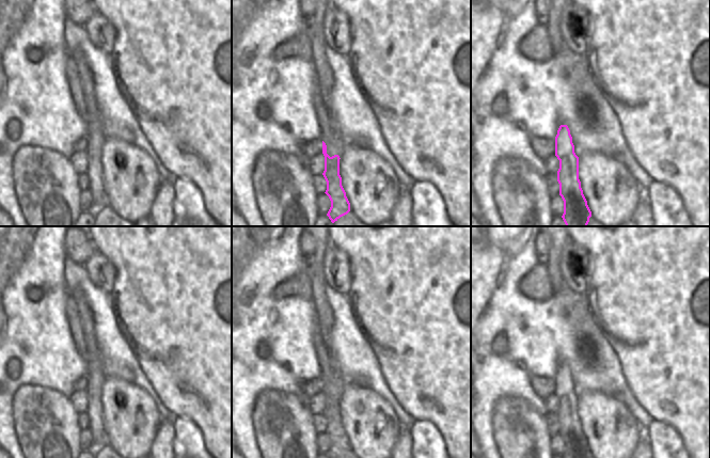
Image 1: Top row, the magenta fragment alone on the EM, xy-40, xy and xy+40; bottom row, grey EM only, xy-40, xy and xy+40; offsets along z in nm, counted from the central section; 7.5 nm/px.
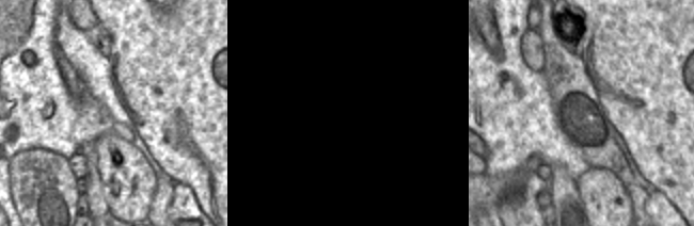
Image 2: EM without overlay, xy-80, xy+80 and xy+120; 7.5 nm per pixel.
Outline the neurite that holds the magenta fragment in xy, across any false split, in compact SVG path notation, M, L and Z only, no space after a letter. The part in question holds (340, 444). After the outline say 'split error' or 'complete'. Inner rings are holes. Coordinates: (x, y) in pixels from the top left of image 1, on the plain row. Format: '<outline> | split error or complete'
M318 327L314 331L314 346L324 379L325 410L322 414L327 421L325 432L331 440L331 446L327 455L329 458L340 458L350 451L350 442L342 425L340 414L340 398L344 389L344 380L340 374L335 356L322 342L322 335Z | split error

